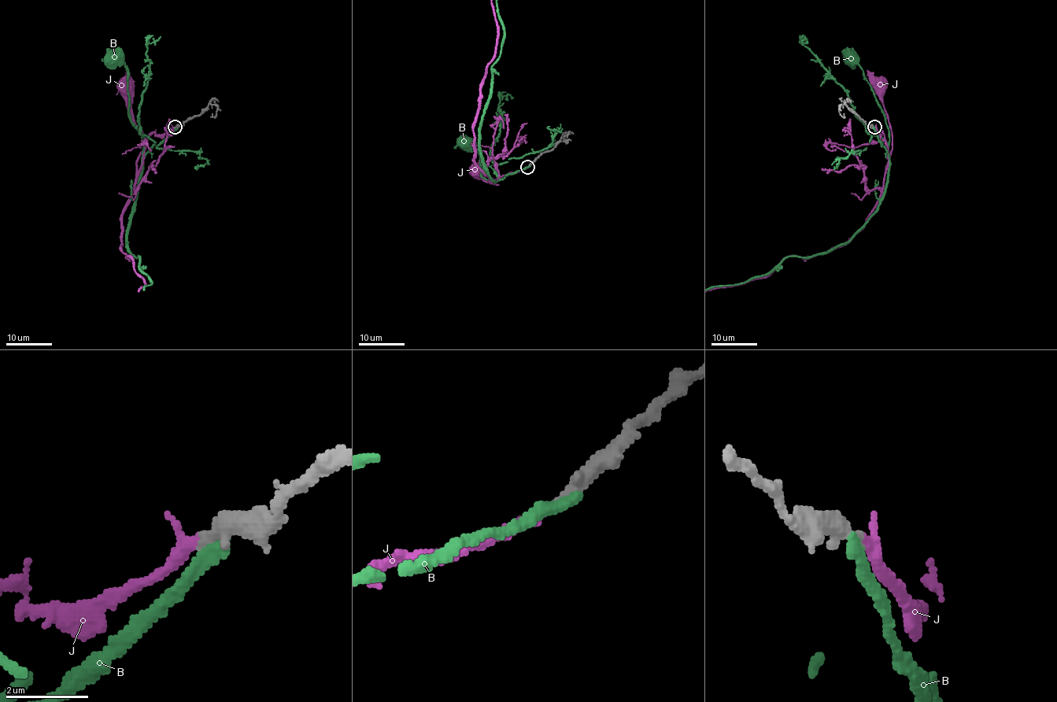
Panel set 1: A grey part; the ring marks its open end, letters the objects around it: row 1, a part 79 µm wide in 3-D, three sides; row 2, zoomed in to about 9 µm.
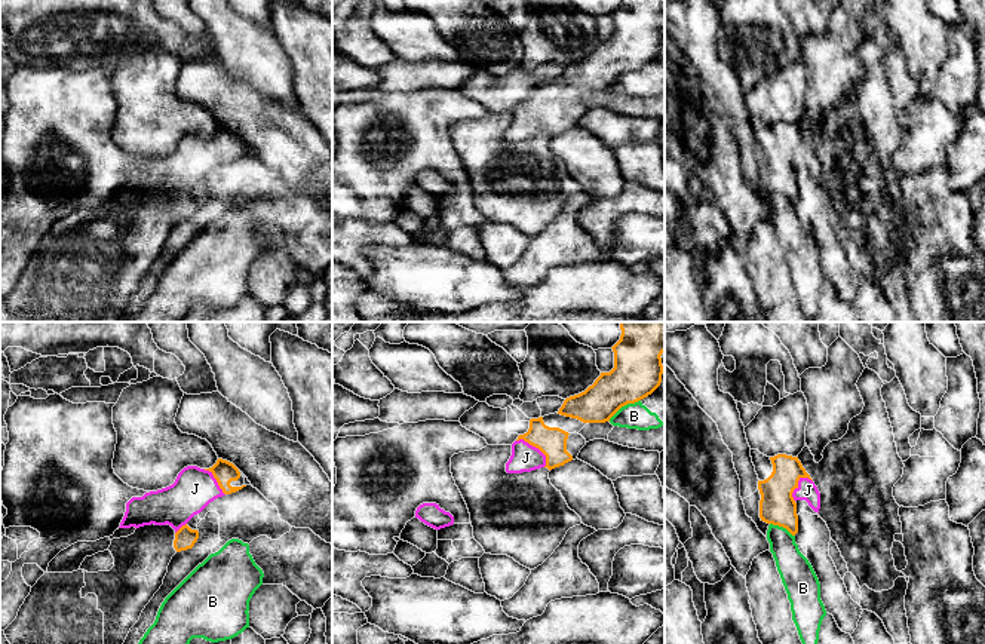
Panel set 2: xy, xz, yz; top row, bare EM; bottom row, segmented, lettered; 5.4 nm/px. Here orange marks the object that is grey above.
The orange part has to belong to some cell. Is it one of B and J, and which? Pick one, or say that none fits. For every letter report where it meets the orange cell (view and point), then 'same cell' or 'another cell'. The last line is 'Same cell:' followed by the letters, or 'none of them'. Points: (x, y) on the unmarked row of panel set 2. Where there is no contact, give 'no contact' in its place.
B: meets orange in xz at (623, 73); another cell
J: meets orange in xz at (536, 114); same cell
Same cell: J

